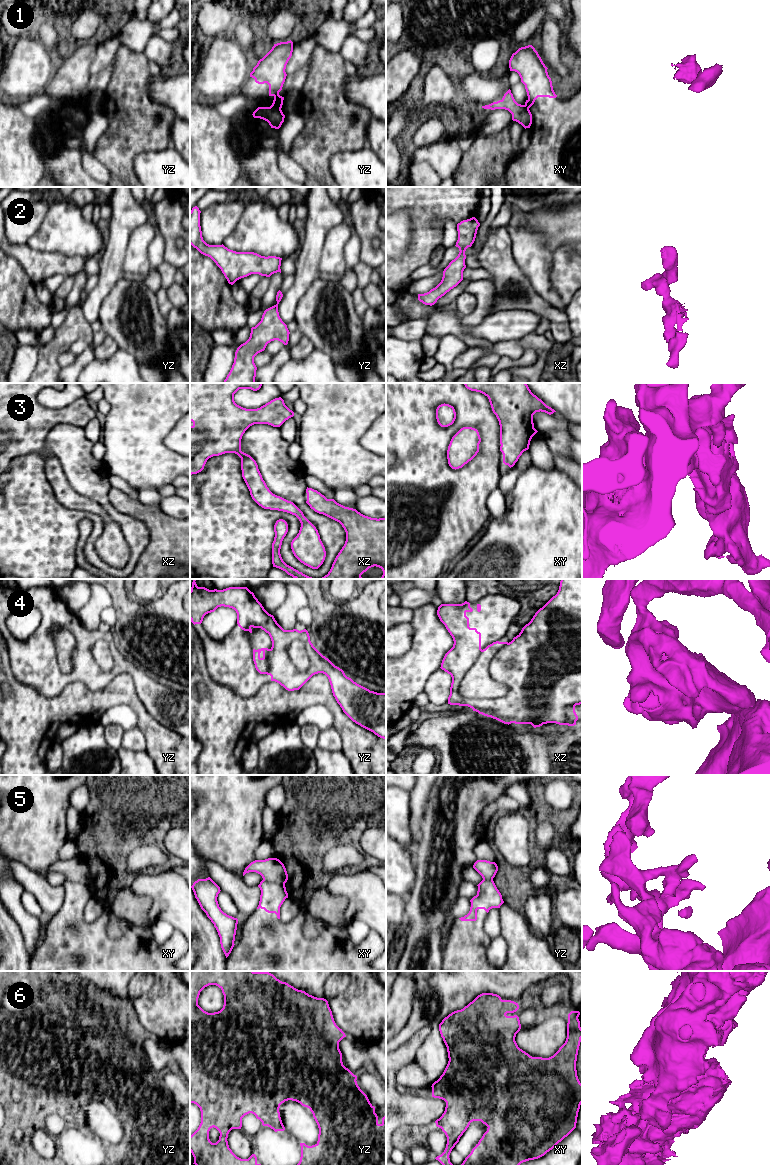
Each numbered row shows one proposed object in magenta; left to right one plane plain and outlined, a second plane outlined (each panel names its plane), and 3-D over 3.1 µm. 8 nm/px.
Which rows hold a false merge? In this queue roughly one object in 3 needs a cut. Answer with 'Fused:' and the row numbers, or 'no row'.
Fused: 1, 4, 5

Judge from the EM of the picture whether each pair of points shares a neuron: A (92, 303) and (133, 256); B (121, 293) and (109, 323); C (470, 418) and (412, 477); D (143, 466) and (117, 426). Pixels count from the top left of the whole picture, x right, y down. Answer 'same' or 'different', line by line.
A: different
B: same
C: same
D: same

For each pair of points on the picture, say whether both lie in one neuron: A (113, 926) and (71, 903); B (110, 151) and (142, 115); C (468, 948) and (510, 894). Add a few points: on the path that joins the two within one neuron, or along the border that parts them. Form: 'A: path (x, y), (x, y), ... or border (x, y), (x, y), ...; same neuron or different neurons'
A: border (109, 916), (109, 922), (106, 927); different neurons
B: path (119, 142), (132, 129), (133, 124); same neuron
C: border (493, 881), (501, 898), (523, 914); different neurons

